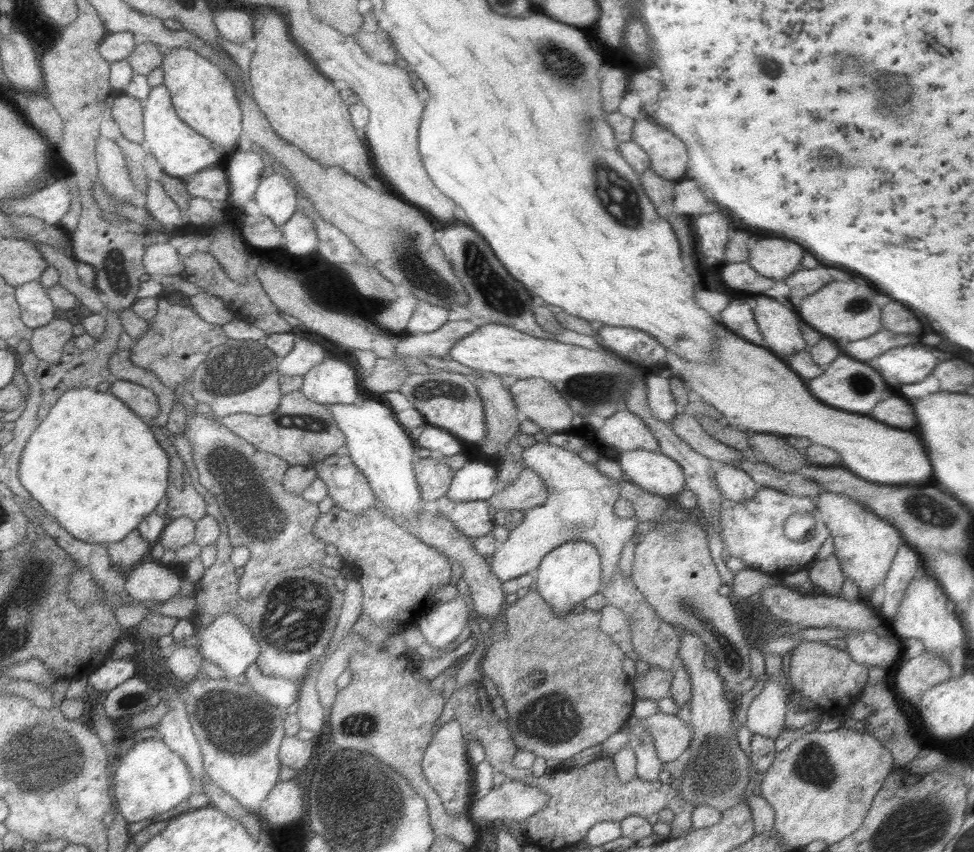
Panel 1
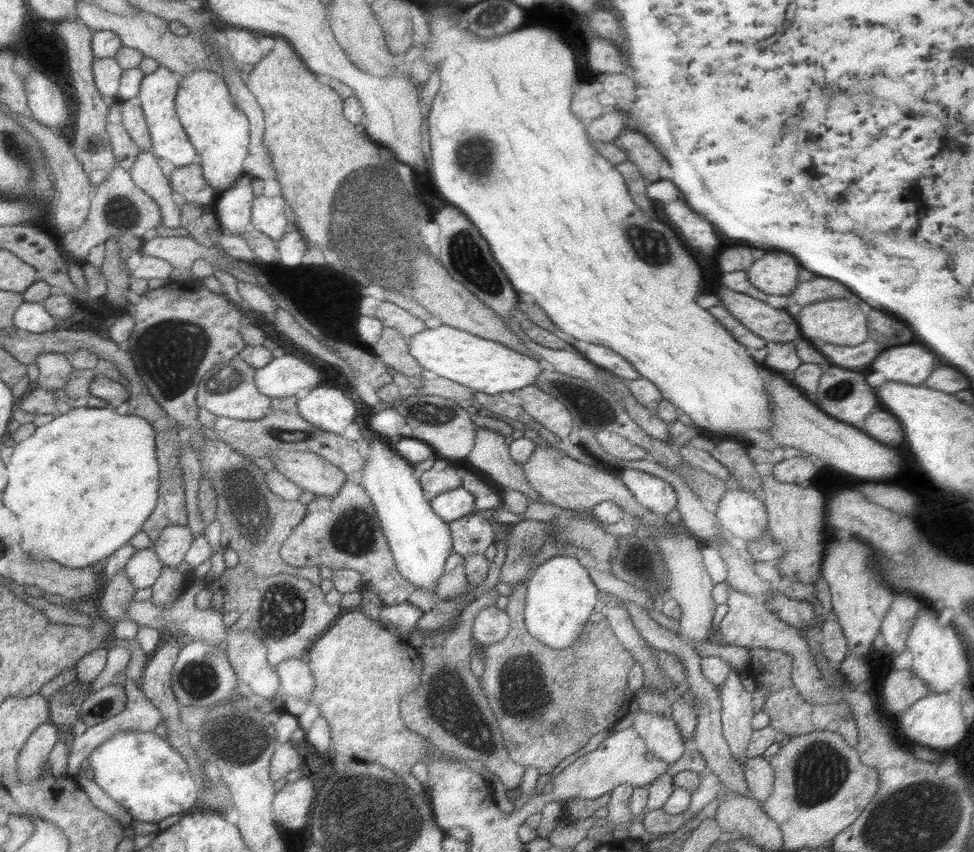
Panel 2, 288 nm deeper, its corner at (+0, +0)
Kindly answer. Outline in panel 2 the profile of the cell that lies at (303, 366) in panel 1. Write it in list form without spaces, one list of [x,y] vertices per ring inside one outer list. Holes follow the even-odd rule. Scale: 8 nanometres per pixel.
[[[281,354],[279,358],[273,358],[267,366],[255,370],[253,382],[257,390],[271,400],[287,396],[295,396],[301,400],[319,386],[321,374],[303,360]]]

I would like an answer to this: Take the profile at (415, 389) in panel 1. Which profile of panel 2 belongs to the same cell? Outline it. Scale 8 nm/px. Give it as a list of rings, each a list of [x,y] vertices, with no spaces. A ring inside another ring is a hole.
[[[413,394],[401,404],[395,406],[395,410],[405,418],[409,432],[409,438],[415,438],[423,444],[427,444],[437,458],[441,460],[465,460],[467,454],[473,450],[475,444],[475,424],[471,422],[471,414],[461,410],[457,406],[459,400],[453,398],[439,398],[439,396],[427,396],[427,394]],[[443,406],[443,408],[441,408]],[[441,410],[445,418],[441,420]]]

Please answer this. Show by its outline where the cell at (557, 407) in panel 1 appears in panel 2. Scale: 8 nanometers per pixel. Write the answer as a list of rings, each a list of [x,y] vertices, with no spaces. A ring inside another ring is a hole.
[[[533,384],[521,388],[515,394],[521,400],[521,408],[547,432],[551,432],[559,440],[569,440],[569,434],[575,428],[575,424],[571,412],[559,400],[555,400],[551,394],[541,392]]]

